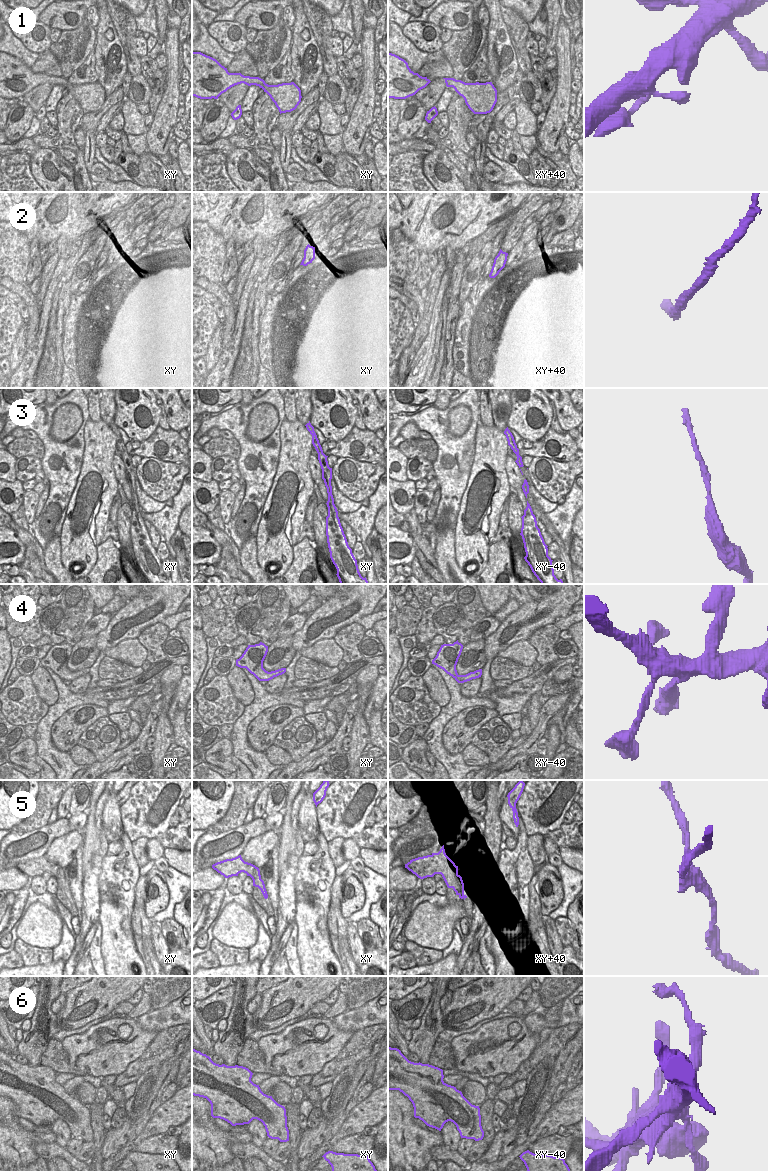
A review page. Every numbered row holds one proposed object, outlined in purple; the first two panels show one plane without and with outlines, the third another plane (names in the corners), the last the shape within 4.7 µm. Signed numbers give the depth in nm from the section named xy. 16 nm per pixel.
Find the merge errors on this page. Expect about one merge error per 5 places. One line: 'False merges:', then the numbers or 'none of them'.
False merges: 5

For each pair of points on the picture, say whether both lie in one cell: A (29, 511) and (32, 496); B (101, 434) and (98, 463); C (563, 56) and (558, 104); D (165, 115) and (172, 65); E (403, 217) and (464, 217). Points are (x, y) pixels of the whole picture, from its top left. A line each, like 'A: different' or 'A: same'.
A: same
B: same
C: same
D: same
E: same

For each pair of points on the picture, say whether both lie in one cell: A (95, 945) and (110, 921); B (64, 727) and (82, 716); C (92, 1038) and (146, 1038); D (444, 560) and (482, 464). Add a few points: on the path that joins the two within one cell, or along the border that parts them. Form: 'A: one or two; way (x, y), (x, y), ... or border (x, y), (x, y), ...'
A: two; border (98, 921), (101, 927), (101, 956), (103, 958)
B: one; way (69, 722), (77, 713)
C: one; way (105, 1045), (133, 1045)
D: two; border (455, 531), (454, 558)

